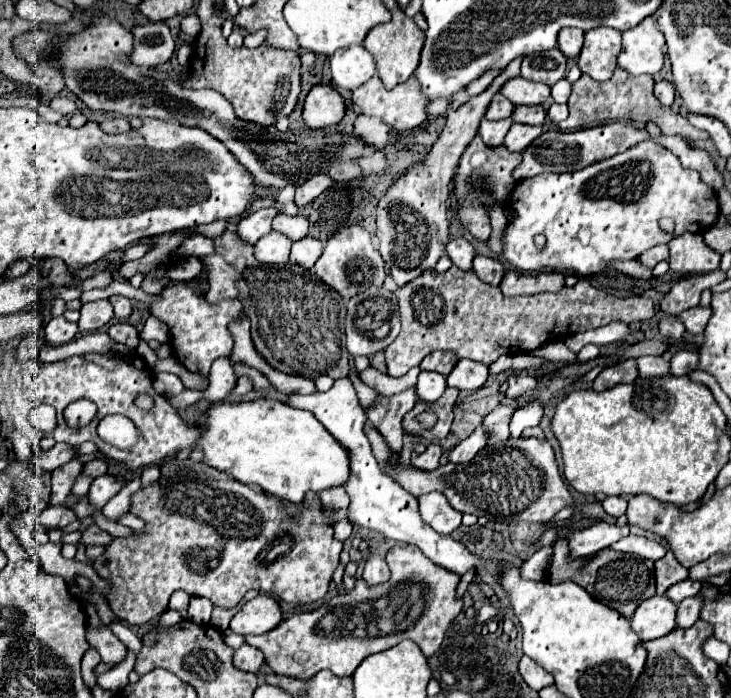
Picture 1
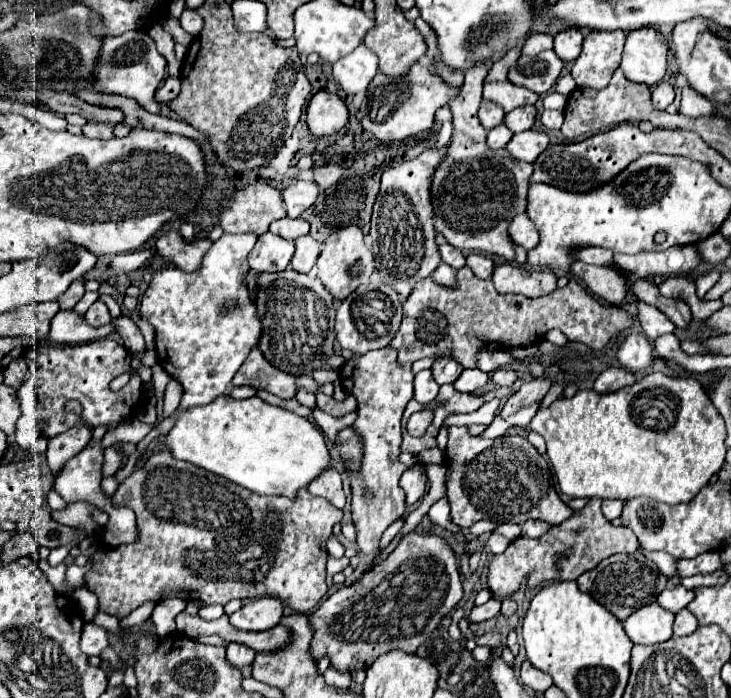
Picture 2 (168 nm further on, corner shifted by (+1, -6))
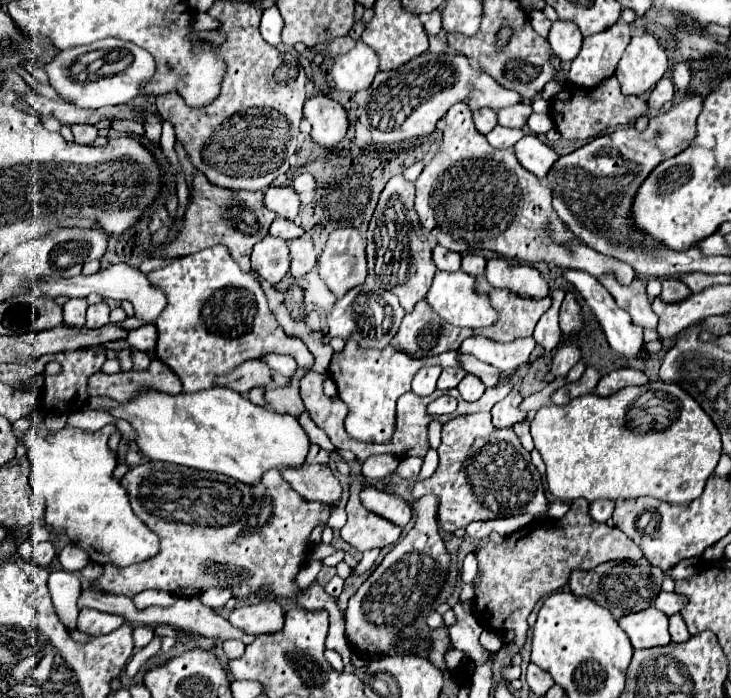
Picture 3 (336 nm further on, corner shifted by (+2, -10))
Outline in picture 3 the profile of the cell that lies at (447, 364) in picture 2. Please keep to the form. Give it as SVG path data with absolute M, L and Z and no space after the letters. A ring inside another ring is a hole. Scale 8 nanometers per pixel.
M444 368L438 378L438 390L444 392L450 388L456 388L464 376L466 376L466 370L462 370L462 368Z

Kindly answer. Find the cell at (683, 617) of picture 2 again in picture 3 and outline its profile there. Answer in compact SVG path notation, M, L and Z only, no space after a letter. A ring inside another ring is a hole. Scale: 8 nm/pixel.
M680 614L670 616L670 636L672 636L672 642L684 642L684 640L690 640L690 636L692 636Z

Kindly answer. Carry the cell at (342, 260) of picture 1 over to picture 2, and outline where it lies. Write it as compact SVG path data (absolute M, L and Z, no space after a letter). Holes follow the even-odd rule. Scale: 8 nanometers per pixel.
M345 226L335 230L327 242L323 244L323 250L319 254L317 260L317 278L325 284L325 288L333 294L335 300L343 300L347 298L357 286L361 284L369 284L369 276L373 274L373 254L371 254L371 246L367 246L365 236L361 232L359 226Z

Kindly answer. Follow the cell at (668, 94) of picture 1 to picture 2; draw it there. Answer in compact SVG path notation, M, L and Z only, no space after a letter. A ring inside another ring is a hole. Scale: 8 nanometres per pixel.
M659 82L655 88L653 88L653 106L657 110L665 110L671 102L673 102L673 86L669 82Z

